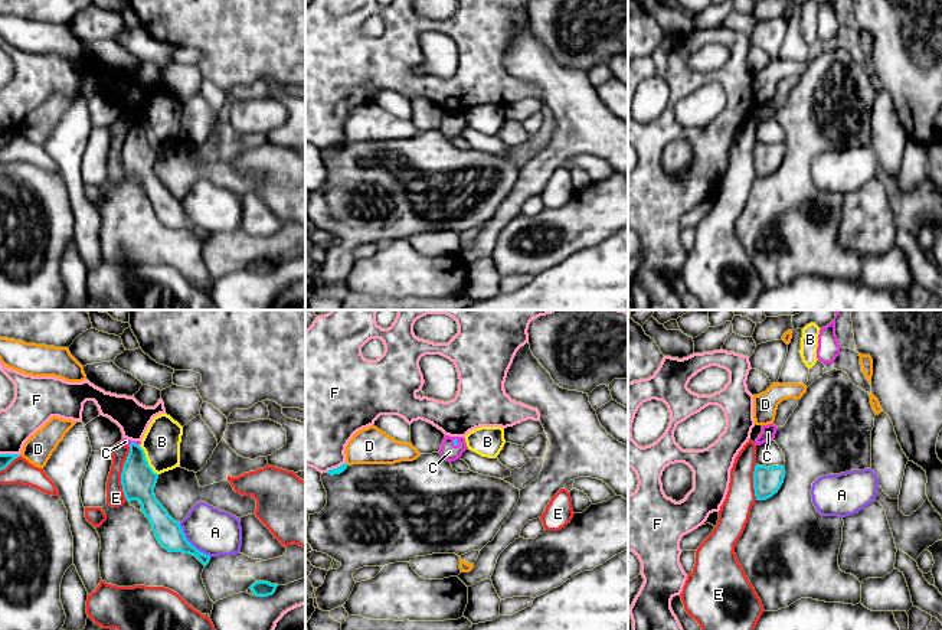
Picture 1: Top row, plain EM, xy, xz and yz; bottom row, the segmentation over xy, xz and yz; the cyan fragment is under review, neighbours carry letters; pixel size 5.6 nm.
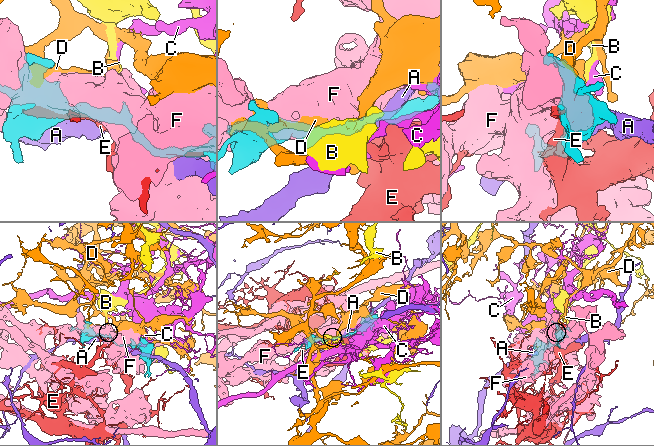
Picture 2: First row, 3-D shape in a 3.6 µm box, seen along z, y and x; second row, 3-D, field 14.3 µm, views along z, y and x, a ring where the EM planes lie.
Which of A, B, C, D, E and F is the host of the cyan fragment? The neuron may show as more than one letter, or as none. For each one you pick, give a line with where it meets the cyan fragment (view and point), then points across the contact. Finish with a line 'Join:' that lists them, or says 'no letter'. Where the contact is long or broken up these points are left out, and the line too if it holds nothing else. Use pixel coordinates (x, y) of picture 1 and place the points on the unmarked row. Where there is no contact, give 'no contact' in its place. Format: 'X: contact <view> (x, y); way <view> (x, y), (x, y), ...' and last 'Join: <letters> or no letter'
C: contact xz (454, 118)
Join: C

